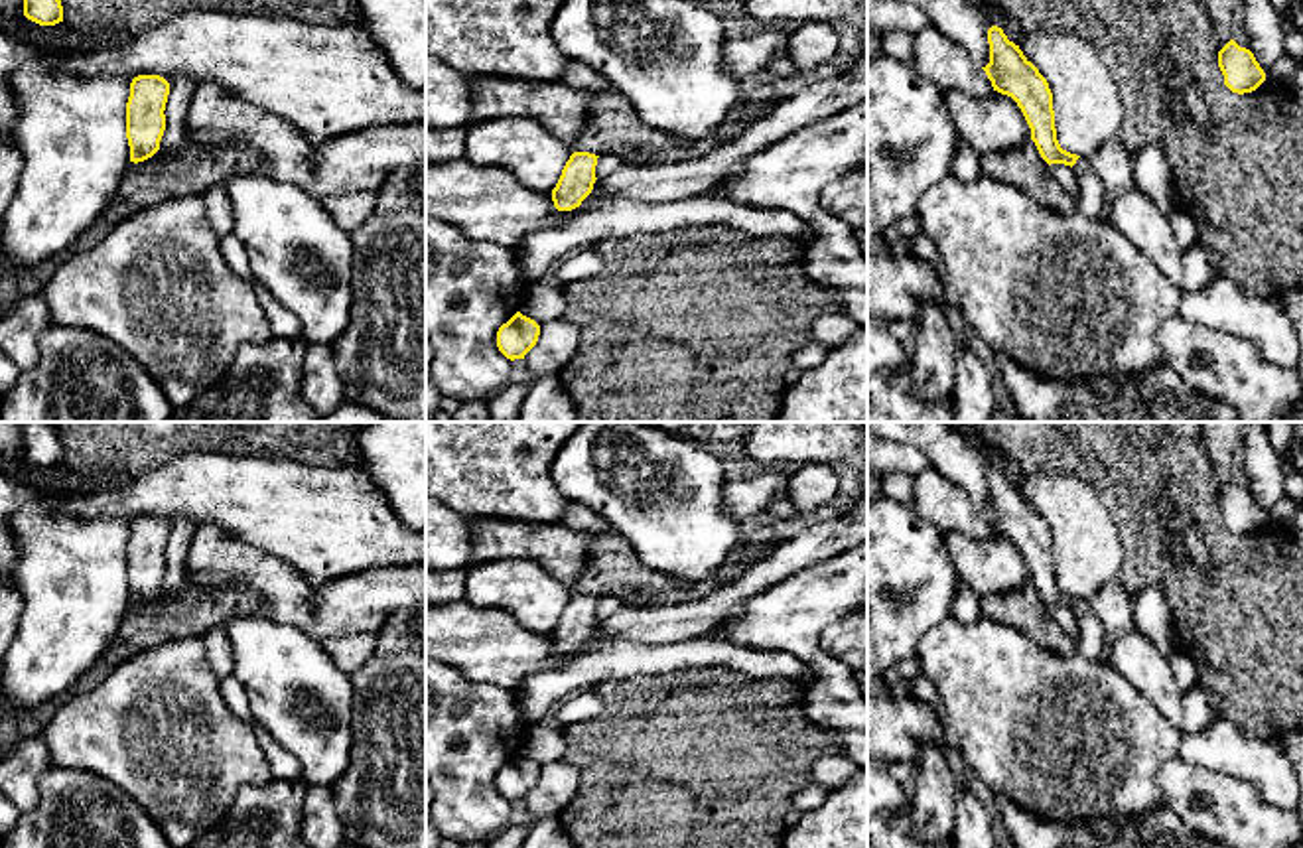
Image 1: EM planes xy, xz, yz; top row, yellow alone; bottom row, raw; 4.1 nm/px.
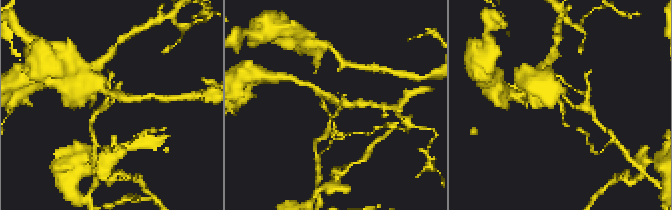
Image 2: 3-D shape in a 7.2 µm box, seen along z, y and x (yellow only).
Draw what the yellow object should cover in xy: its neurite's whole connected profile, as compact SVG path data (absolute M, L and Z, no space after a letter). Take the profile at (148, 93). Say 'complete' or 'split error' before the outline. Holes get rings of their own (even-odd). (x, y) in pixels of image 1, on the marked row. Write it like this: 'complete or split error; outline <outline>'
complete; outline M138 75L132 79L126 103L130 162L144 162L160 150L166 130L164 110L168 95L170 83L160 75Z

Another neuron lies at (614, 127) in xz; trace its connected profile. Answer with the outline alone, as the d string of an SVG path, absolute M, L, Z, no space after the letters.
M615 89L599 93L589 105L583 132L570 144L572 152L617 156L621 162L684 162L708 154L720 144L721 130L704 140L680 140L647 126L635 106Z

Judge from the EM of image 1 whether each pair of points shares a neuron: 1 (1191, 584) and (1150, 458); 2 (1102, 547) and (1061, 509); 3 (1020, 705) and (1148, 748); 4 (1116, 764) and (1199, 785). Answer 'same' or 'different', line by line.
1: same
2: same
3: same
4: different

